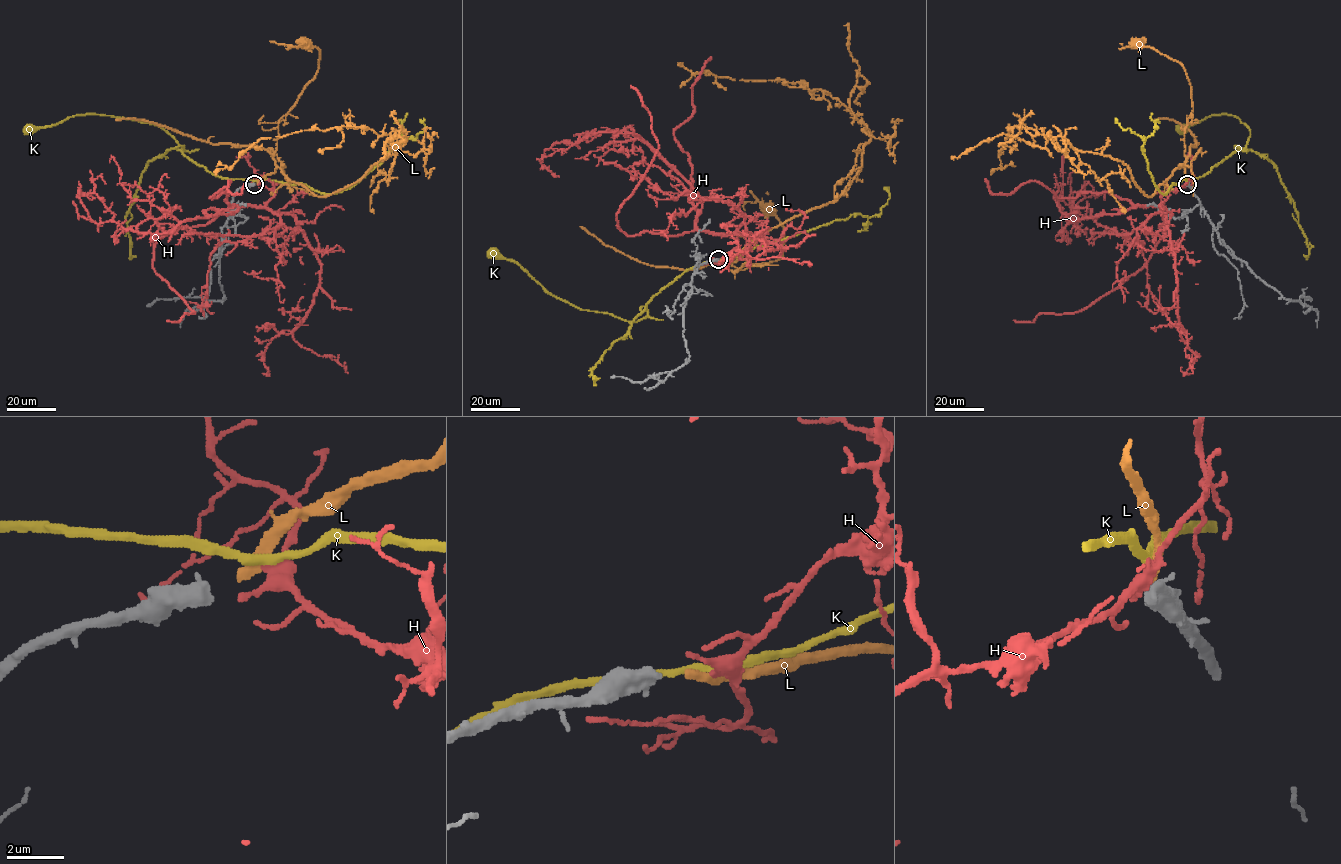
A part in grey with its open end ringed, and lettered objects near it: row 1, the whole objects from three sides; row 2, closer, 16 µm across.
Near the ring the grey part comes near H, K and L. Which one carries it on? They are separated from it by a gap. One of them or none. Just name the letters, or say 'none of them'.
L

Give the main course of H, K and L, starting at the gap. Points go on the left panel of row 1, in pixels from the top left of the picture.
H: (257, 184), (275, 195), (264, 206), (229, 207), (155, 244), (154, 270), (194, 311), (179, 322), (166, 319)
K: (255, 181), (213, 175), (176, 147), (182, 147), (171, 135), (145, 122), (85, 114), (30, 129)
L: (257, 183), (279, 168), (329, 195), (406, 137), (357, 126), (300, 130), (260, 138), (216, 175)

